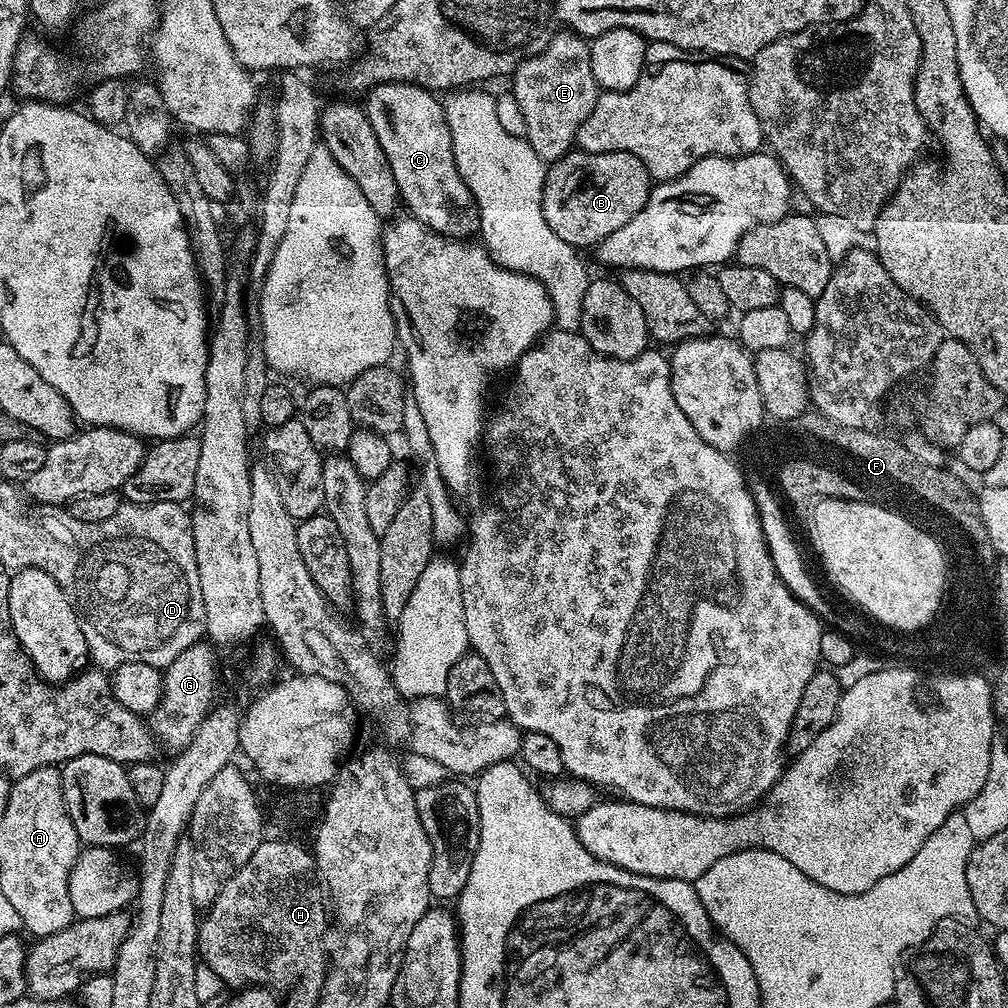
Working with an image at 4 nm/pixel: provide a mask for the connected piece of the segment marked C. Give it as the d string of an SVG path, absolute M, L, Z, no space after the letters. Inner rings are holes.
M417 83L377 84L367 96L370 126L374 126L374 134L378 134L382 150L386 150L386 162L394 170L403 207L438 234L455 240L475 237L472 235L482 228L480 207L456 169L443 103Z

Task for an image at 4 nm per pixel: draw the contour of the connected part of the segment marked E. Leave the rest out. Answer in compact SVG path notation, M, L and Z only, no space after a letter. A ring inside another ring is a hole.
M567 30L557 32L556 37L546 46L546 50L542 50L539 56L531 56L529 60L523 60L516 67L516 71L511 73L510 81L512 80L512 88L510 88L510 94L516 99L518 106L522 110L522 118L526 118L526 139L528 145L534 150L534 154L538 154L538 158L542 158L546 162L561 160L567 152L573 151L578 130L582 126L582 122L586 122L586 118L590 118L590 110L594 110L594 106L596 105L598 89L594 82L594 69L590 67L590 50L588 49L588 45L589 41L585 37L578 36L574 32Z

